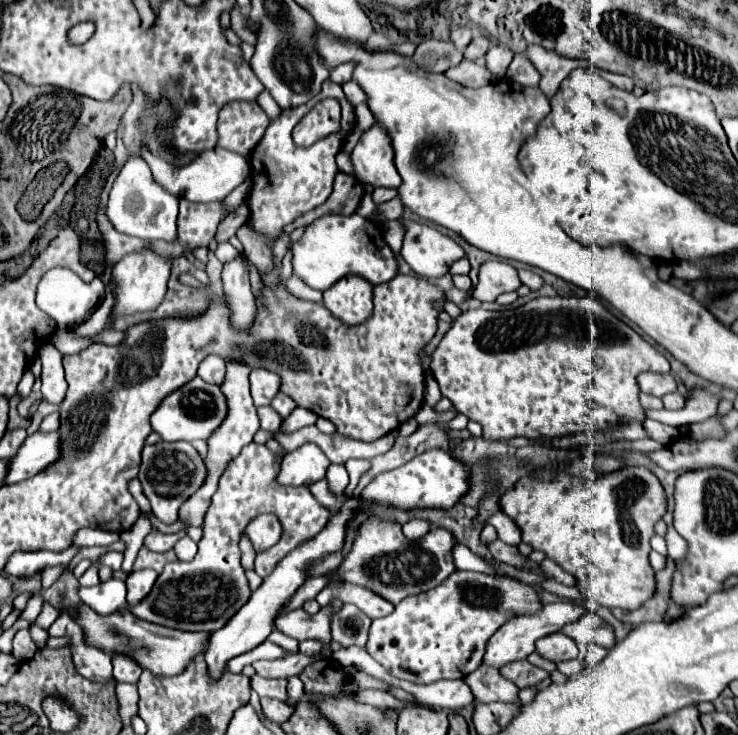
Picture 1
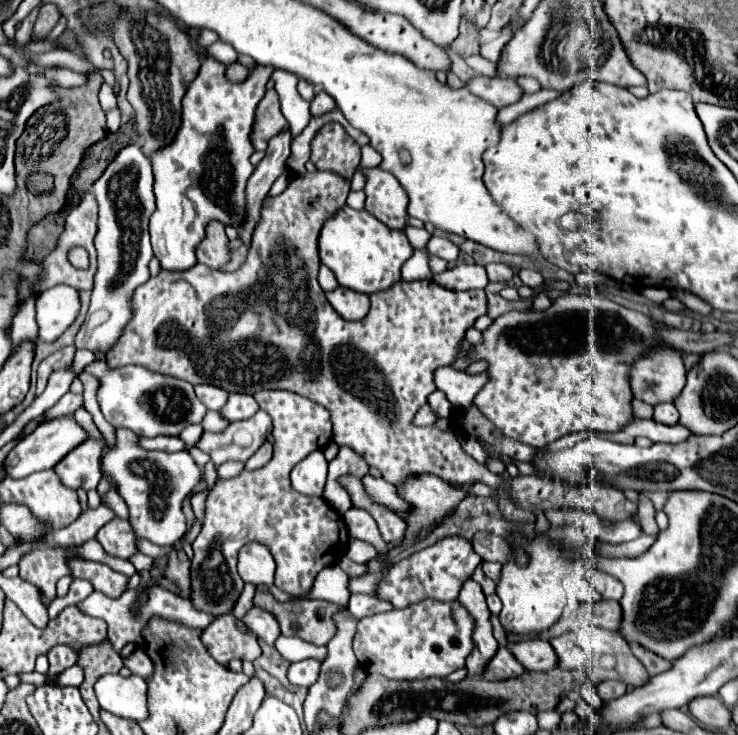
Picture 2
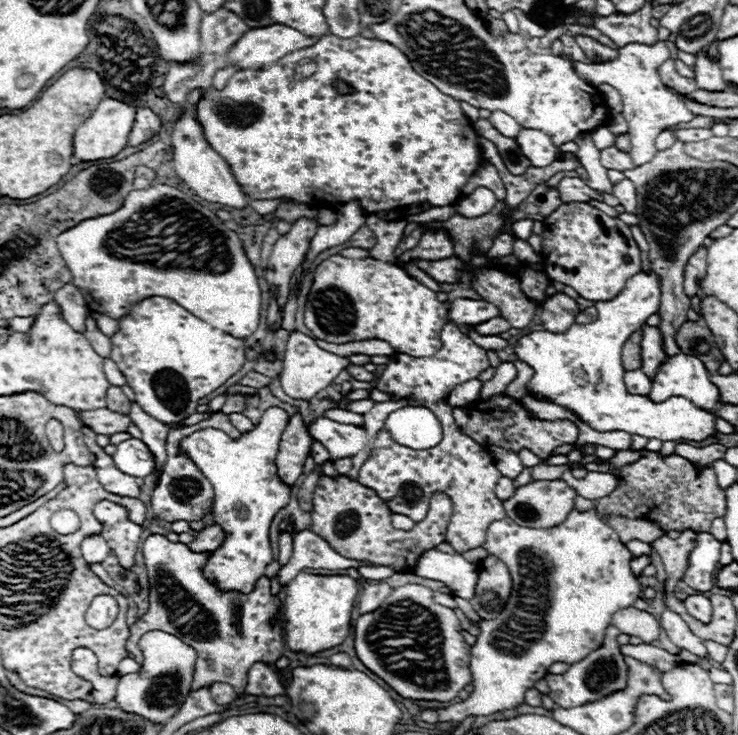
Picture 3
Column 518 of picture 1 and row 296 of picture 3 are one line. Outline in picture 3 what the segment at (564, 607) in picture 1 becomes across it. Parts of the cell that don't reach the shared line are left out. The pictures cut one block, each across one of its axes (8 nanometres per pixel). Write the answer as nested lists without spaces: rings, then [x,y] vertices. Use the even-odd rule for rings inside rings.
[[[636,274],[628,280],[624,290],[608,300],[596,302],[598,310],[596,322],[590,324],[572,324],[566,332],[554,334],[538,330],[522,336],[514,352],[518,360],[534,368],[534,378],[528,382],[528,394],[536,400],[552,402],[562,408],[572,410],[584,424],[598,432],[628,432],[646,438],[666,440],[704,440],[716,432],[714,414],[696,408],[690,400],[682,396],[668,398],[666,402],[652,402],[648,396],[632,396],[624,388],[624,366],[622,366],[622,348],[632,332],[640,330],[642,324],[658,312],[660,284],[658,276]]]

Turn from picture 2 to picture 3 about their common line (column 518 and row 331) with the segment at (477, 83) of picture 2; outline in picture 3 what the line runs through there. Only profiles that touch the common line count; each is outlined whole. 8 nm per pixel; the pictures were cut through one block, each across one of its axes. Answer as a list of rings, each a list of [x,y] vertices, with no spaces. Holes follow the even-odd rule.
[[[88,316],[88,322],[86,322],[86,332],[84,336],[88,336],[92,348],[102,356],[102,358],[110,358],[110,352],[112,352],[112,342],[108,336],[104,336],[98,328],[96,328],[96,322]]]

